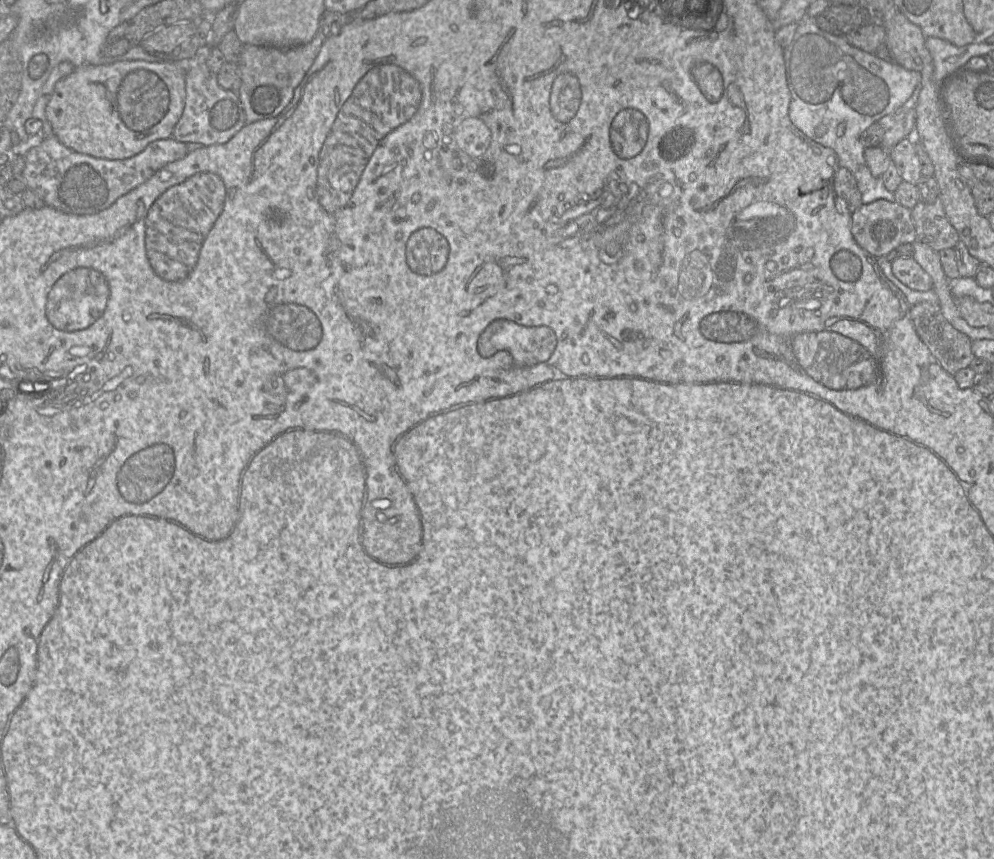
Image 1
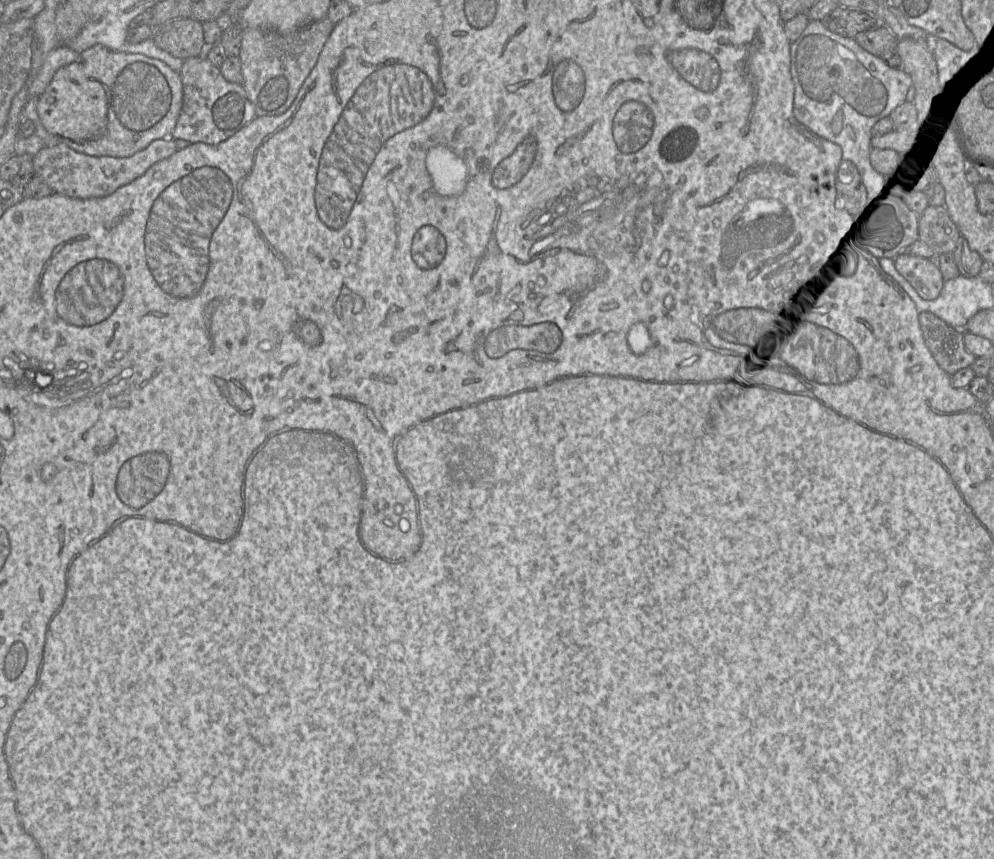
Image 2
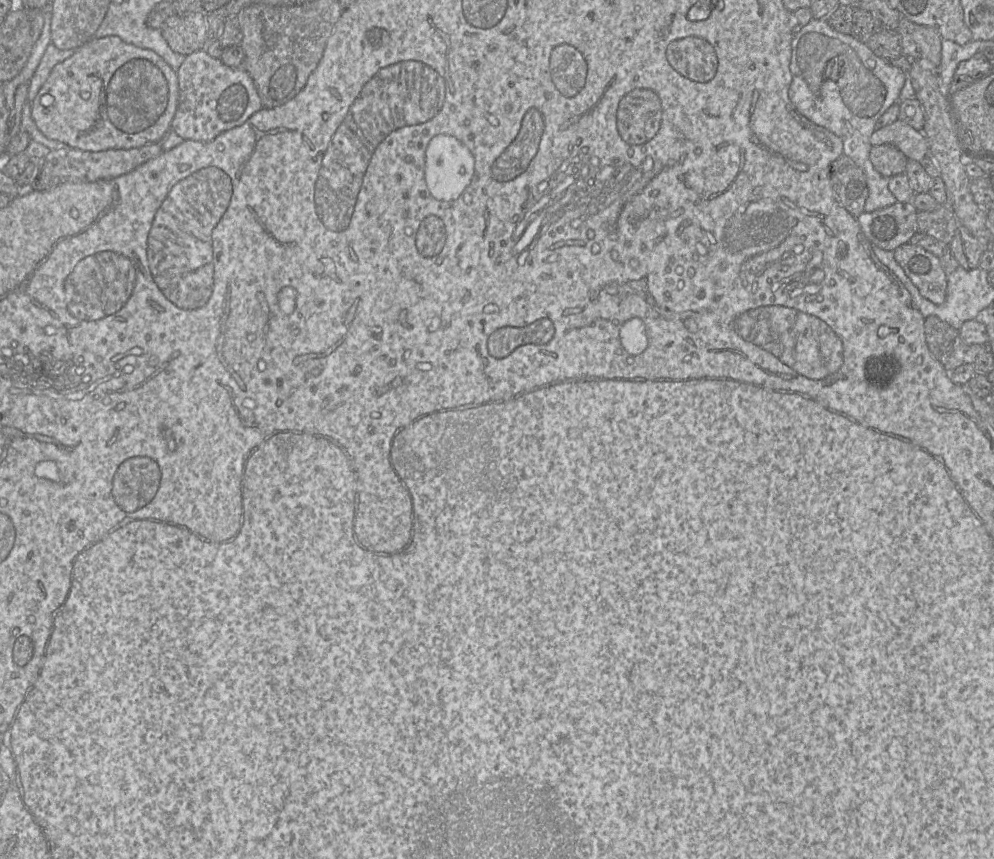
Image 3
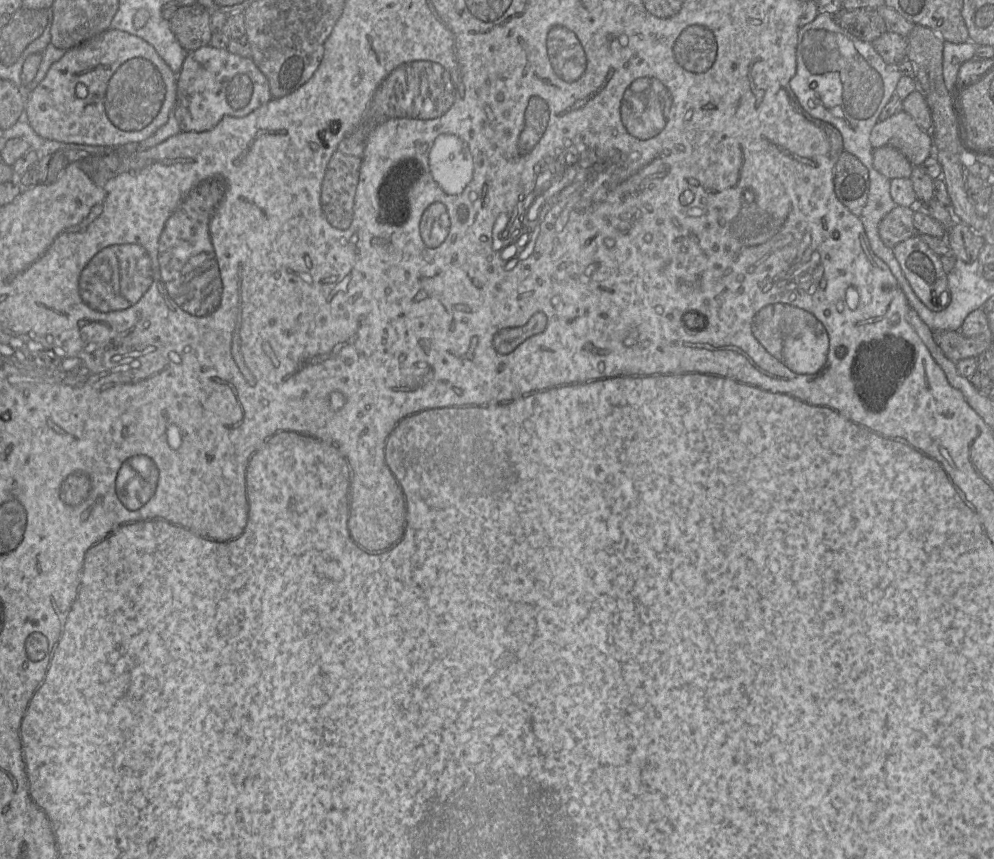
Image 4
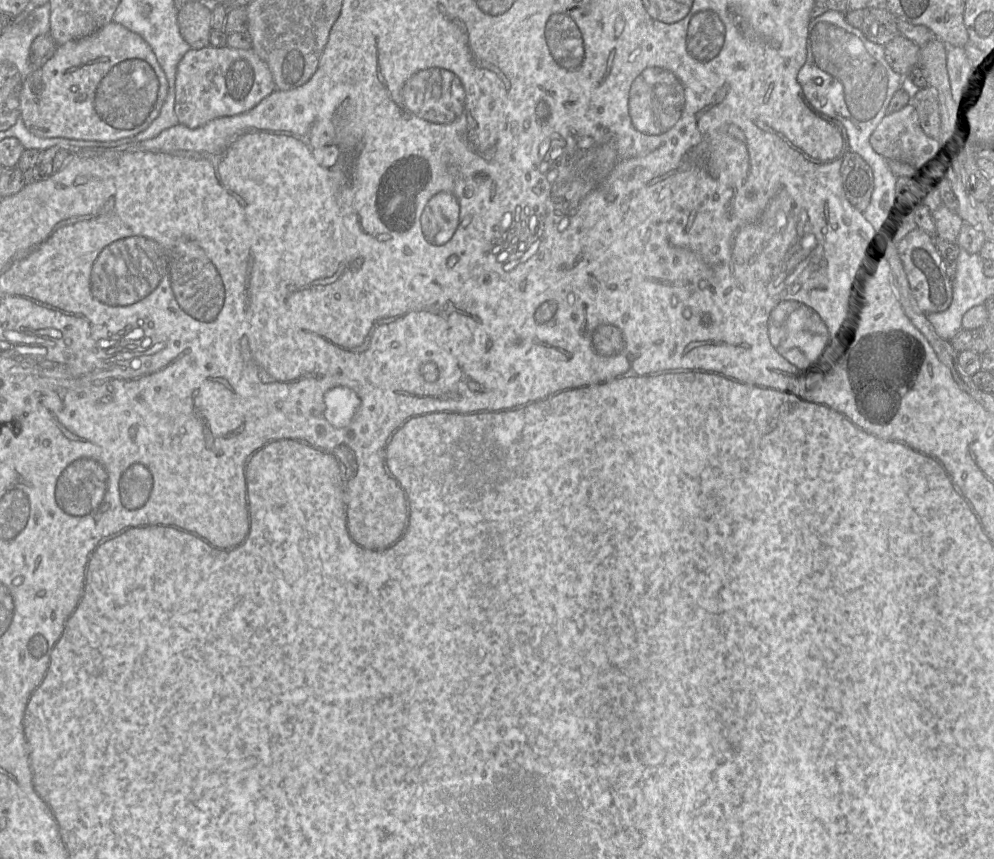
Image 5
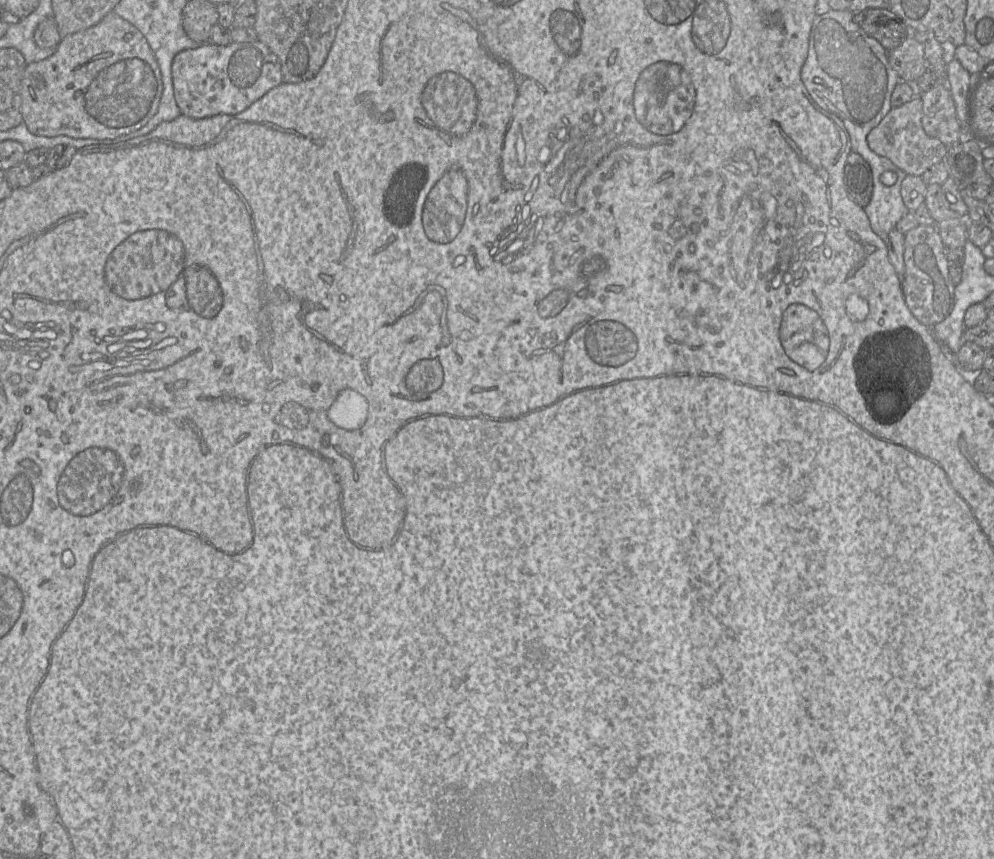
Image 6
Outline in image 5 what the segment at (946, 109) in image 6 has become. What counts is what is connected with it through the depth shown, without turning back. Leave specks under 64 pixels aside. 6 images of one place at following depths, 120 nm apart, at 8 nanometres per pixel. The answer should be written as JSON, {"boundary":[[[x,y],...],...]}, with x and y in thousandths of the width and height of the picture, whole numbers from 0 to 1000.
{"boundary":[[[939,101],[926,102],[918,113],[916,119],[924,132],[925,144],[930,155],[939,161],[947,156],[947,137],[943,106]]]}

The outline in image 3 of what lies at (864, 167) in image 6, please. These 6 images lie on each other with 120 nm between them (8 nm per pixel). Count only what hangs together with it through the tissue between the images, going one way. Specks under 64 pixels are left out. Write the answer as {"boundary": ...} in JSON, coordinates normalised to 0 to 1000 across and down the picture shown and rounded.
{"boundary":[[[845,180],[836,193],[836,214],[843,235],[859,253],[869,246],[873,219],[868,198],[852,180]]]}

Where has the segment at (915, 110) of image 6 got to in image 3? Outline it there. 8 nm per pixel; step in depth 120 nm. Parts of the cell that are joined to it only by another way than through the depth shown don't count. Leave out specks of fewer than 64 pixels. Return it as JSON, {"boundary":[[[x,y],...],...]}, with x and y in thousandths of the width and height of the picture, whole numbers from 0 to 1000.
{"boundary":[[[902,139],[896,144],[880,150],[875,158],[877,170],[895,168],[903,172],[913,186],[926,187],[935,179],[934,166],[928,153]]]}

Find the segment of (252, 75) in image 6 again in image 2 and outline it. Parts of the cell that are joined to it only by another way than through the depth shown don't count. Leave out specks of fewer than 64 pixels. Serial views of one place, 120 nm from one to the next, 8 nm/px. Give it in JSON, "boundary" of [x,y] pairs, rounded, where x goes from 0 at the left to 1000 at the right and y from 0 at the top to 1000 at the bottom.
{"boundary":[[[206,66],[184,70],[181,90],[184,100],[184,123],[178,143],[169,161],[191,166],[219,168],[226,164],[257,136],[257,127],[243,98],[227,94],[221,80]]]}

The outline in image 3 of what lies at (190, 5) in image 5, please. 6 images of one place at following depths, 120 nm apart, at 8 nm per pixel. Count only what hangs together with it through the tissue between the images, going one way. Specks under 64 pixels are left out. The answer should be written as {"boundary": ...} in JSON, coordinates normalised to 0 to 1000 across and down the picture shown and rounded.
{"boundary":[[[201,15],[174,16],[161,35],[170,55],[185,65],[206,57],[209,51],[207,20]]]}

